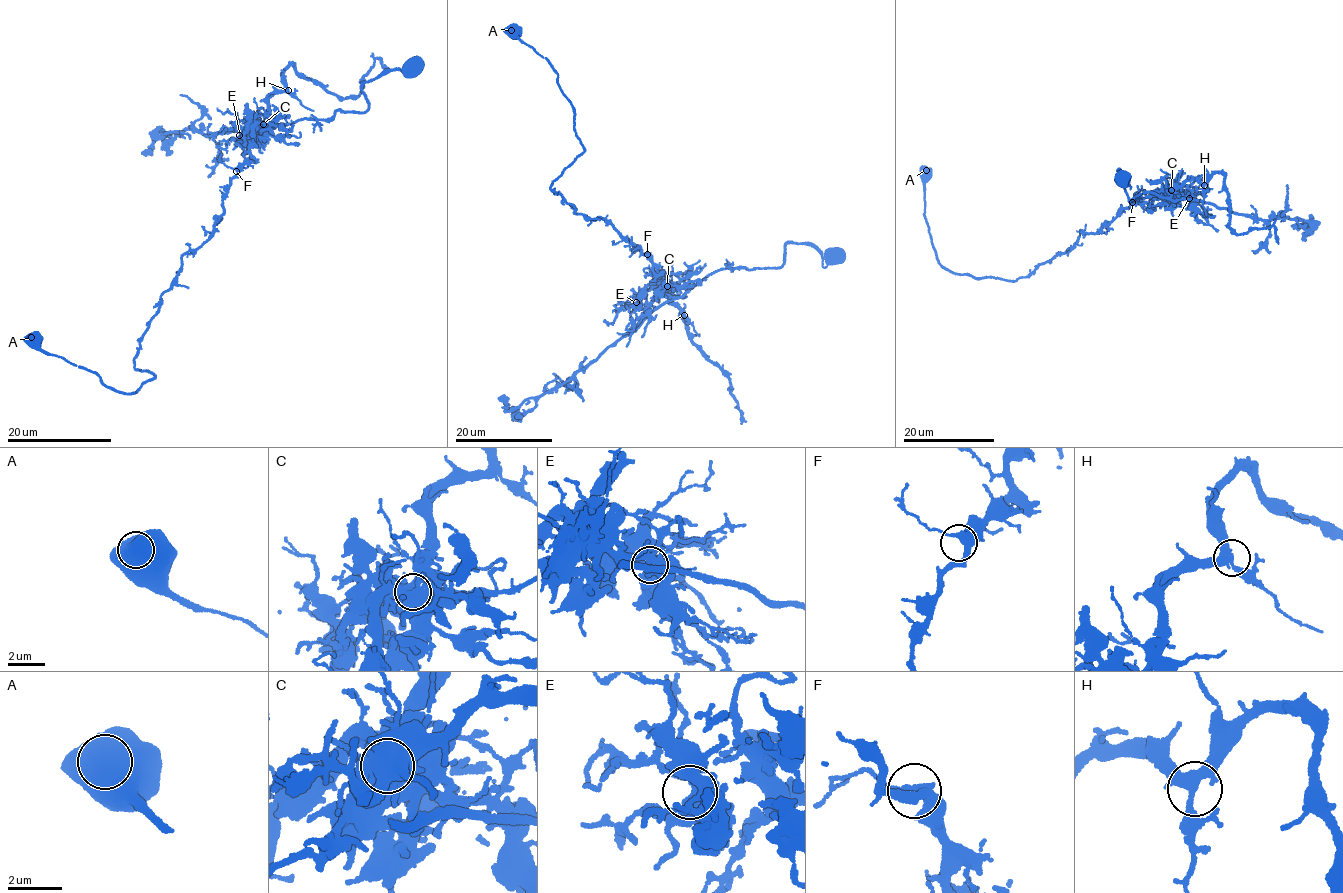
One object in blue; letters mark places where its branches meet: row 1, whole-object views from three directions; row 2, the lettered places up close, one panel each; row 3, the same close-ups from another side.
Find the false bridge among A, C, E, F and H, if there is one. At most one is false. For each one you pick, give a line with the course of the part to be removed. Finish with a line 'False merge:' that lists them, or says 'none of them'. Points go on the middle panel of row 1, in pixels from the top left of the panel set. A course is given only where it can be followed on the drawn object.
C: course (667, 286), (650, 270), (650, 256), (605, 220), (575, 213), (551, 189), (584, 151), (558, 77), (511, 29)
False merge: C

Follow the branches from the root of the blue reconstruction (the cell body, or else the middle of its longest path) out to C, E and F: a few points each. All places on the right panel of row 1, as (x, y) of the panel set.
C: (1121, 176), (1126, 177), (1119, 170), (1129, 201), (1144, 191), (1166, 198), (1171, 191)
E: (1121, 176), (1126, 177), (1119, 170), (1129, 201), (1144, 191), (1166, 198), (1170, 189), (1174, 194), (1189, 198)
F: (1121, 176), (1126, 177), (1119, 170), (1129, 201), (1144, 191), (1166, 198), (1169, 188), (1147, 202), (1132, 202)

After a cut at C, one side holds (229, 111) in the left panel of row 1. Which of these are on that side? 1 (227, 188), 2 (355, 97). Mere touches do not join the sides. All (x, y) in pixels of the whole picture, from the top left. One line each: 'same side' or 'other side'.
1: other side
2: other side

